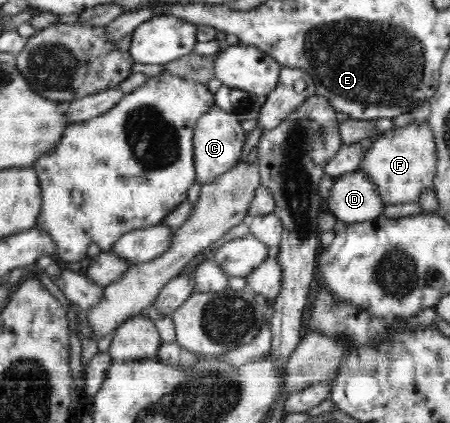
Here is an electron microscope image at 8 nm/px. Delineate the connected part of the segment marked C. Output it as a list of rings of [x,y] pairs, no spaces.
[[[213,105],[213,109],[210,109],[201,119],[197,120],[194,129],[192,142],[197,183],[211,183],[216,177],[235,167],[239,163],[245,138],[247,138],[247,133],[241,128],[241,118]]]

